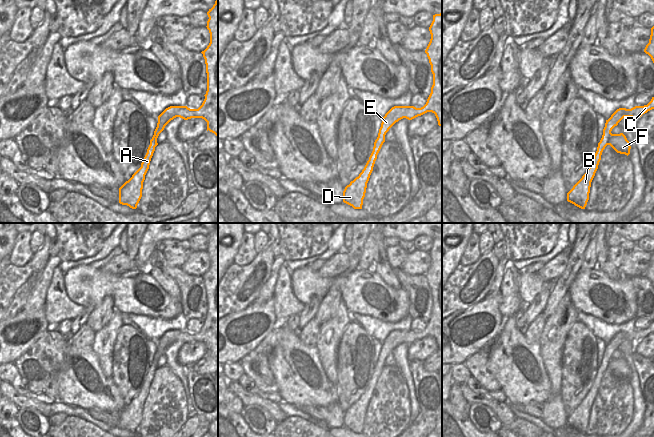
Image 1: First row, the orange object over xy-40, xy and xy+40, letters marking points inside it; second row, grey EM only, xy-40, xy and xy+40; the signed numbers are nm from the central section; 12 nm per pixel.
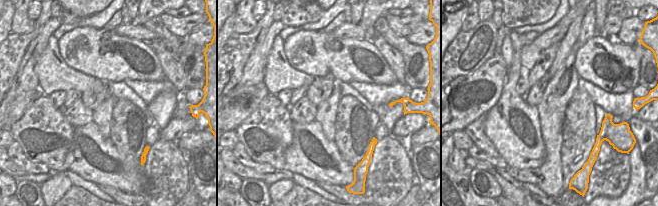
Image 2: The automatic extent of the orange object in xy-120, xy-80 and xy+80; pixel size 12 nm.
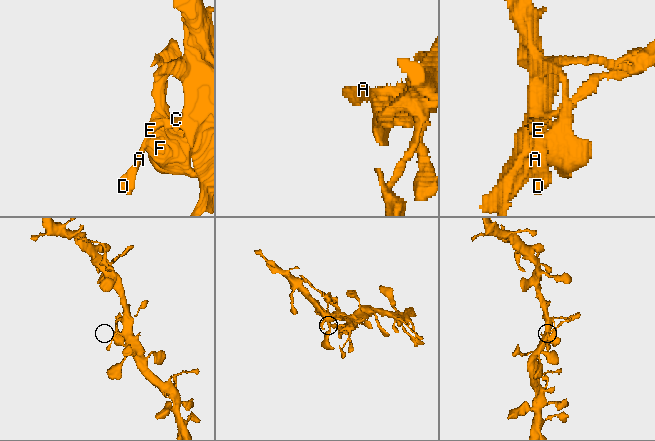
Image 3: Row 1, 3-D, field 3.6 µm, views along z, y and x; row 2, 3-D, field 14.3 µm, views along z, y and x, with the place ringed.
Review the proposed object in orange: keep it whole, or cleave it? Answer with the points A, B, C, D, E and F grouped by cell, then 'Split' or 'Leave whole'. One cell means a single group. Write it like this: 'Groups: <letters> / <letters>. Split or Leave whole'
Groups: A B C D E F. Leave whole.

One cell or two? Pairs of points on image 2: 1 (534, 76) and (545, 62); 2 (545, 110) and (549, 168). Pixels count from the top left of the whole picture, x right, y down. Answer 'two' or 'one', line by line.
1: one
2: one

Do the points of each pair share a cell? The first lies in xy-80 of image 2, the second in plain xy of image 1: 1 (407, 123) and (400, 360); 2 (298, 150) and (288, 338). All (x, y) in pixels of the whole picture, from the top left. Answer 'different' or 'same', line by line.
1: different
2: same

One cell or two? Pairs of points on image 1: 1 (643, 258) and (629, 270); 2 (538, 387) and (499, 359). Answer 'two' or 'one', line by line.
1: one
2: one

